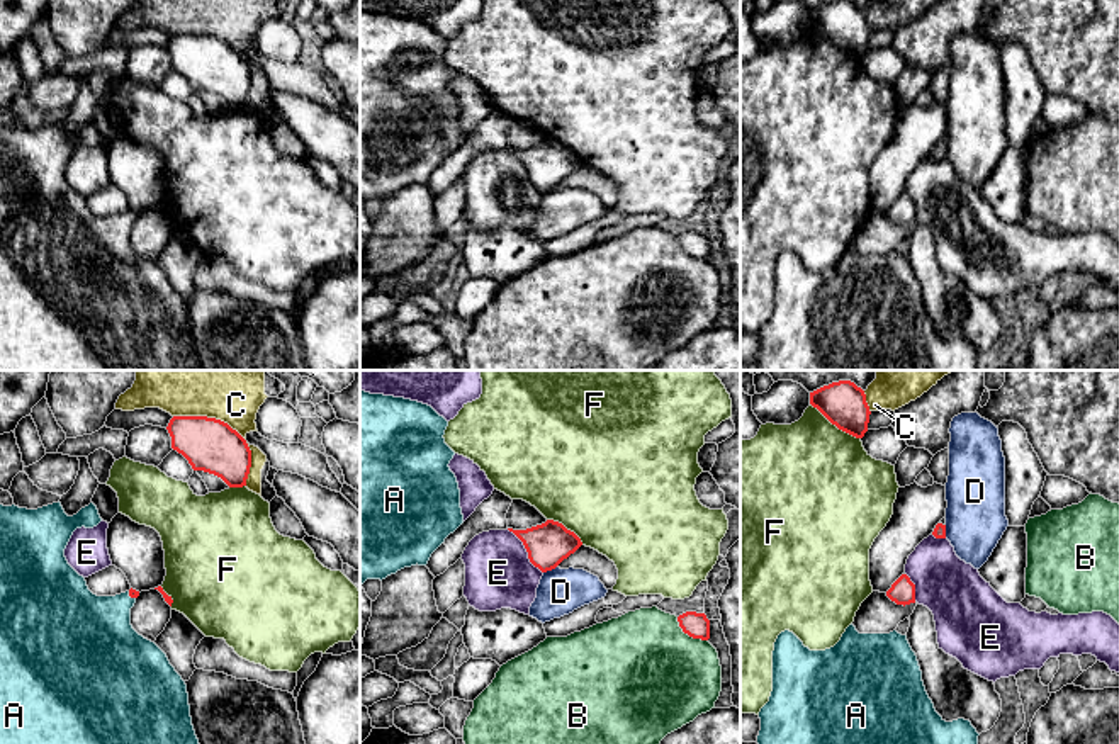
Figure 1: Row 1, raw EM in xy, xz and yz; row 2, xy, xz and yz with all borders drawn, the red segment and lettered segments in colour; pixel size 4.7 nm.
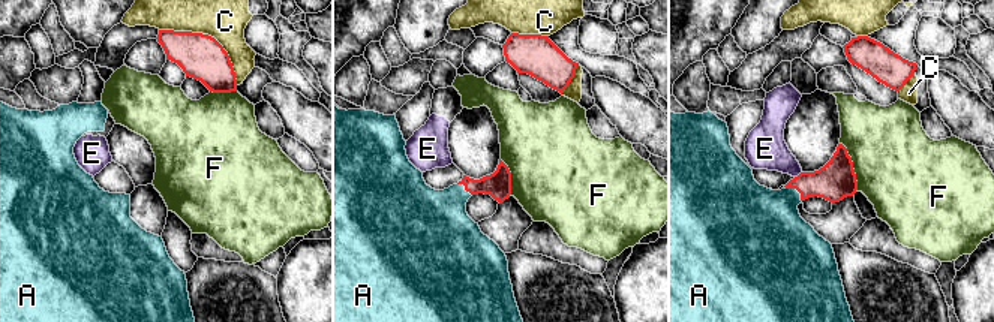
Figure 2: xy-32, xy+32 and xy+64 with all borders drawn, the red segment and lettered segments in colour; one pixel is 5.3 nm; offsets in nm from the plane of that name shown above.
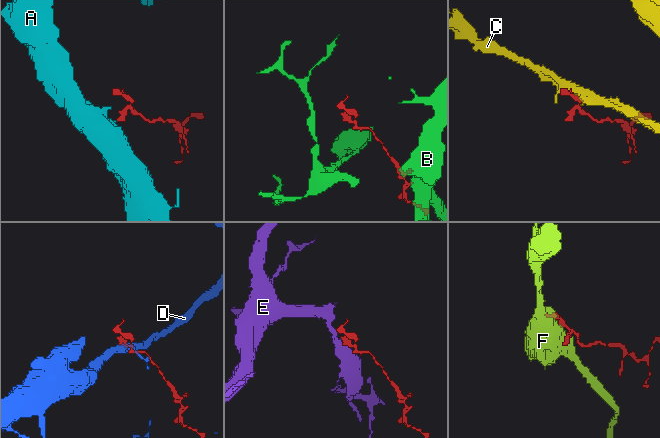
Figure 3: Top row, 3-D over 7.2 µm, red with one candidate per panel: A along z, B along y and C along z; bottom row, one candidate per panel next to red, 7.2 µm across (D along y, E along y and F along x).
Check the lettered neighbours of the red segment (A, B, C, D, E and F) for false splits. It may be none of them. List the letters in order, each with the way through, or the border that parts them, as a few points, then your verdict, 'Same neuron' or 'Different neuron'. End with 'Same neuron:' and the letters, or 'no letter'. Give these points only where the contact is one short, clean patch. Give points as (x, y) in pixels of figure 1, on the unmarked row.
A: Path across: xy (133, 213), (131, 216), (94, 253). Same neuron
B: Different neuron
C: Different neuron
D: Boundary: xz (556, 186), (544, 192). Different neuron
E: Boundary: xz (506, 148), (522, 162), (527, 177), (542, 192). Different neuron
F: Different neuron
Same neuron: A

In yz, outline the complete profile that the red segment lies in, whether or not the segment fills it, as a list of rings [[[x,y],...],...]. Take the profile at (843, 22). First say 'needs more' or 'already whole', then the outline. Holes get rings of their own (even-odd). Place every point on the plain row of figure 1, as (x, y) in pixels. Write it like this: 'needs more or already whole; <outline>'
already whole; [[[839,0],[810,12],[810,24],[839,49],[863,58],[868,51],[869,25],[866,14],[851,0]]]

